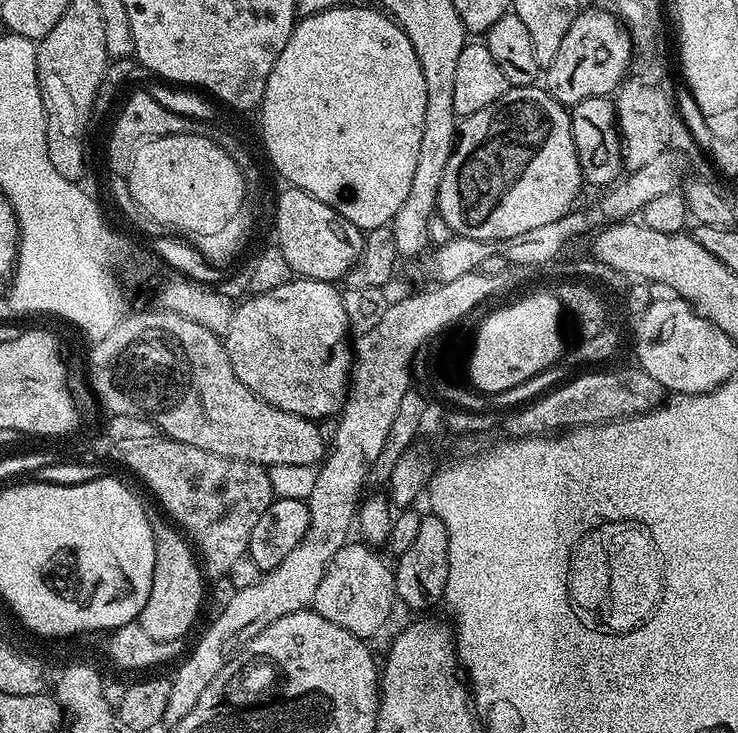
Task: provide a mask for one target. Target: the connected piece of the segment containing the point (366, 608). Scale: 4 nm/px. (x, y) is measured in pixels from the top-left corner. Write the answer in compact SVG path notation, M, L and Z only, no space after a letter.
M349 542L343 544L328 563L326 574L322 574L322 582L318 582L311 607L322 614L326 622L334 622L334 626L342 626L355 636L369 638L387 622L392 612L392 600L394 604L396 599L393 569L389 565L387 568L383 558L371 552L366 545Z

